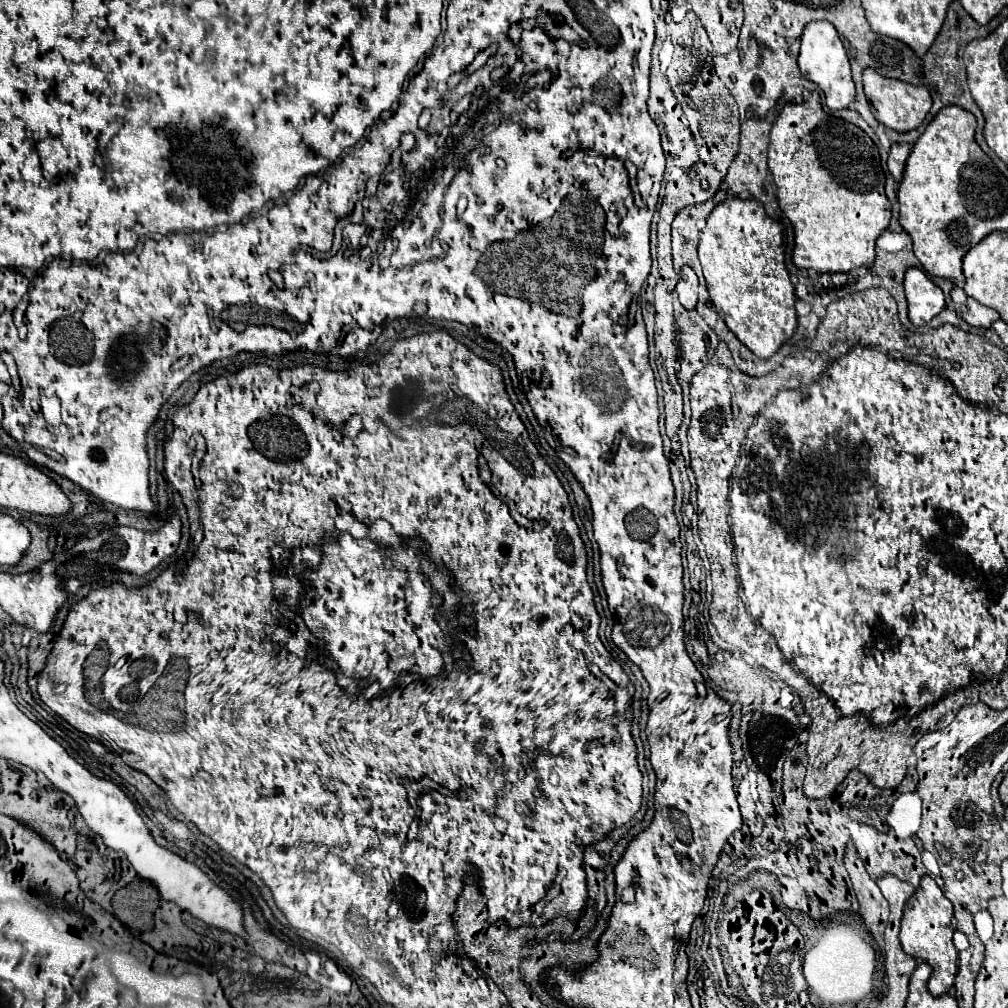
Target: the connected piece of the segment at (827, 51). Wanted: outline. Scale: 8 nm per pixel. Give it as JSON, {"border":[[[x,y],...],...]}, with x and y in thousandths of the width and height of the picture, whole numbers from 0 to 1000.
{"border":[[[806,21],[800,25],[796,33],[796,45],[794,45],[794,55],[792,55],[792,66],[794,72],[808,80],[819,94],[819,104],[821,108],[839,108],[847,100],[847,80],[843,74],[843,63],[839,57],[839,49],[821,21]]]}

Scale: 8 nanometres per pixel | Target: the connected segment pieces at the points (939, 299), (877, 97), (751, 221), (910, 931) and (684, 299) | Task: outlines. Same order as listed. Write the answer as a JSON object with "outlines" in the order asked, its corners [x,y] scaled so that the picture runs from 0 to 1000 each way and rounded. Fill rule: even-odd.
{"outlines":[[[[905,265],[899,269],[897,287],[901,297],[901,314],[907,322],[911,322],[911,318],[921,320],[937,307],[935,287],[927,283],[915,267]]],[[[863,66],[857,68],[855,82],[857,82],[859,98],[865,102],[867,116],[875,124],[879,124],[881,128],[887,128],[887,130],[905,130],[905,128],[909,128],[917,120],[917,116],[921,114],[921,110],[925,106],[923,92],[921,92],[919,86],[909,86],[909,84],[903,84],[903,82],[897,82],[897,80],[891,80],[891,78],[877,76],[877,74],[865,70]]],[[[720,197],[708,205],[700,227],[694,231],[692,255],[712,313],[750,354],[766,354],[790,328],[790,287],[778,263],[776,223],[764,217],[750,197]]],[[[919,868],[913,876],[913,882],[905,888],[905,892],[901,892],[901,896],[897,900],[897,910],[895,910],[895,918],[893,918],[893,936],[903,949],[915,951],[921,957],[925,957],[927,963],[921,973],[921,981],[927,989],[940,985],[944,981],[946,969],[950,965],[950,945],[944,938],[946,924],[948,924],[946,900],[942,896],[942,892],[937,890],[937,886],[929,878],[929,874],[923,868]]],[[[679,265],[675,269],[675,279],[671,283],[671,293],[681,307],[688,307],[692,299],[692,273],[687,265]]]]}

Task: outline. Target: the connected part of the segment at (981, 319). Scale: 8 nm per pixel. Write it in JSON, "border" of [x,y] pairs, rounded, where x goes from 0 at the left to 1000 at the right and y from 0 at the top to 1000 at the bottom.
{"border":[[[946,285],[944,287],[944,299],[948,303],[948,311],[964,324],[974,324],[974,326],[980,326],[988,316],[988,309],[970,301],[968,297],[964,297],[962,293],[956,291],[956,287],[952,285]]]}

